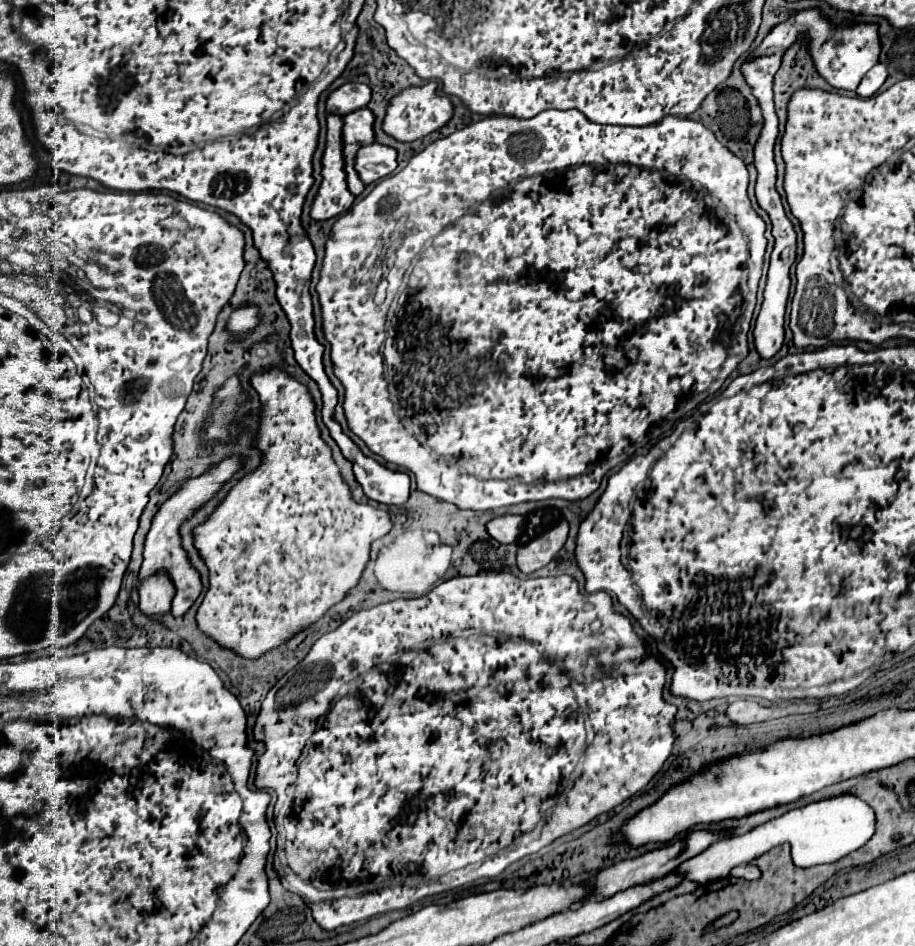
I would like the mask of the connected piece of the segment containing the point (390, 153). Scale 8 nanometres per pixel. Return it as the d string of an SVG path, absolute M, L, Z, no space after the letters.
M385 144L363 146L357 152L355 170L365 184L373 184L381 178L387 178L397 168L397 150Z

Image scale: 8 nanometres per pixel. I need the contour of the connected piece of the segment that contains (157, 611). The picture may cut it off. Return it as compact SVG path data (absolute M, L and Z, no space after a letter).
M153 574L153 578L145 578L139 586L139 608L143 614L155 618L171 610L171 600L173 600L173 580L169 574Z

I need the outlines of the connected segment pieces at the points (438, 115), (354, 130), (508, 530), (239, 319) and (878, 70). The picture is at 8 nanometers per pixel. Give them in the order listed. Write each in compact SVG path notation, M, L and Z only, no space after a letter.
M427 82L421 88L407 88L399 96L395 96L387 108L383 130L401 142L413 142L445 126L453 114L453 106L449 96L437 96L435 90L437 90L437 84Z
M359 108L347 116L343 116L343 140L345 140L345 154L349 156L349 144L371 144L375 142L375 116L369 108Z
M507 514L507 516L495 516L487 522L487 532L501 544L511 544L521 534L523 516L519 514Z
M247 306L247 308L237 308L231 318L229 318L229 330L233 334L245 334L249 330L253 330L259 324L257 318L257 308L255 306Z
M875 64L875 66L863 76L863 80L861 80L859 88L857 88L857 96L861 96L861 98L873 96L873 94L883 86L885 78L887 78L887 68L885 68L883 64Z

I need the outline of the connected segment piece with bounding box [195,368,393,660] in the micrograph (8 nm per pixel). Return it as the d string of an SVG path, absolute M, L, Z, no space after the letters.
M271 368L269 372L253 376L251 384L259 392L261 402L263 402L261 428L259 428L259 434L257 434L257 448L263 452L263 464L257 470L253 470L251 474L245 474L239 480L239 484L227 494L227 498L219 504L219 508L211 514L211 518L203 526L195 528L195 546L197 546L199 554L205 558L207 566L209 566L209 590L207 590L199 610L197 610L197 624L199 624L199 628L205 634L209 634L211 638L215 638L223 648L229 648L229 650L241 654L243 658L251 658L253 660L253 658L259 658L263 652L267 652L271 648L277 648L279 644L287 642L295 632L299 632L301 628L305 628L305 626L313 624L315 620L319 620L329 610L329 606L337 604L359 582L361 572L365 568L365 562L369 560L369 544L373 540L377 540L377 536L385 536L391 530L393 524L391 524L391 518L389 518L389 514L385 510L377 508L377 506L357 504L351 498L349 486L343 482L343 478L339 474L339 468L337 468L337 464L331 458L329 446L321 440L321 432L317 428L315 414L313 414L315 404L313 404L307 388L303 384L299 384L289 374L285 374L285 372L277 370L277 368Z

